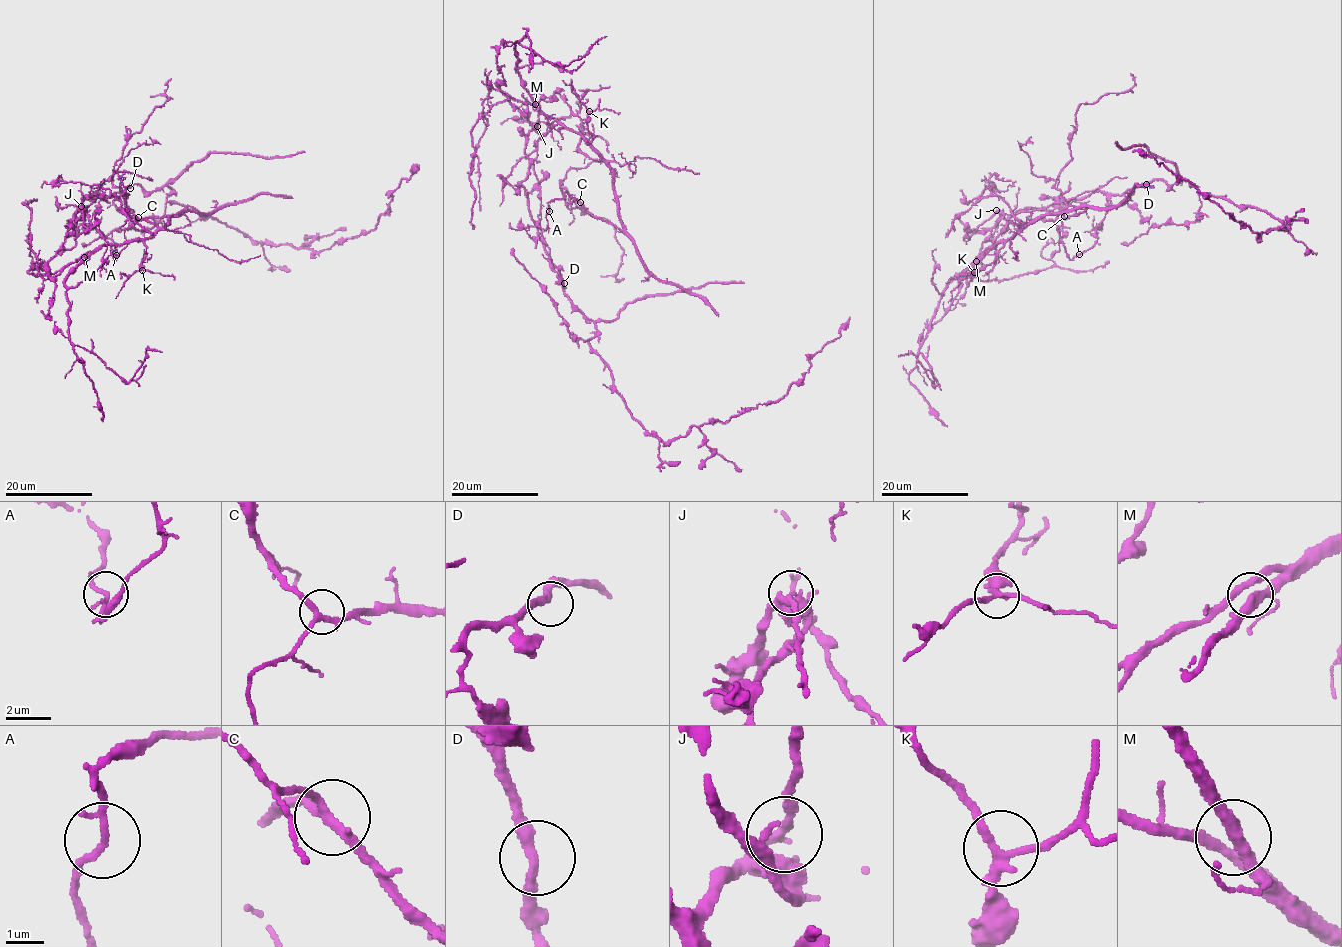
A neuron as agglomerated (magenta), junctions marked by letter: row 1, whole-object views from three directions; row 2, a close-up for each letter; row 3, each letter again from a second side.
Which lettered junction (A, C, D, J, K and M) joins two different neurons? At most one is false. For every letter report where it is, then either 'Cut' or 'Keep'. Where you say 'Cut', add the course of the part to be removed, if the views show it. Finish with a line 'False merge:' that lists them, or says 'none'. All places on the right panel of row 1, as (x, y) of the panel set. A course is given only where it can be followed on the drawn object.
A: Place: (1079, 254). Keep
C: Place: (1064, 216). Keep
D: Place: (1146, 184). Keep
J: Place: (996, 210). Keep
K: Place: (974, 272). Keep
M: Place: (976, 261). Keep
False merge: none

